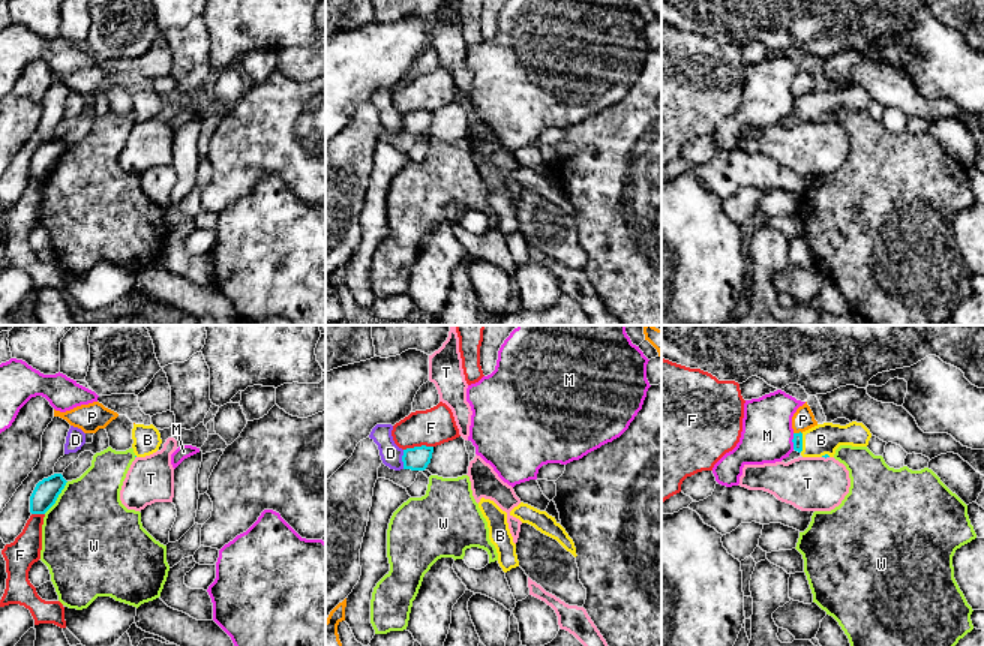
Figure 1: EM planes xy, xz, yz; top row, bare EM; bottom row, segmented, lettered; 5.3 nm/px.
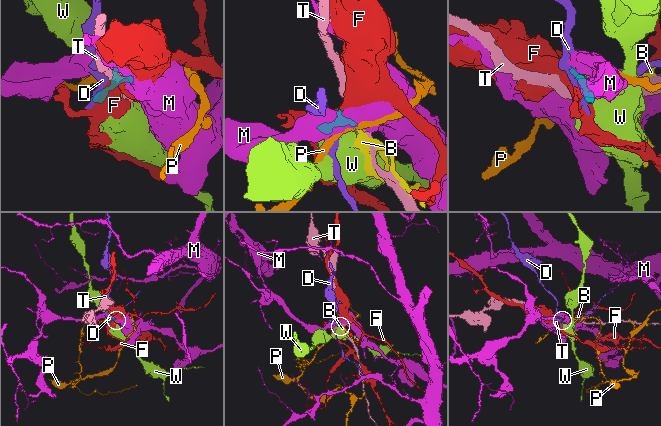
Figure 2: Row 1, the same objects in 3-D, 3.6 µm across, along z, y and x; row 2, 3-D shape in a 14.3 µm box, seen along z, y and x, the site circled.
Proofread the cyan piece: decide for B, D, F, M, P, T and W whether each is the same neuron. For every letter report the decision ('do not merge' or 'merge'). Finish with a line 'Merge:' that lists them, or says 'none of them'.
B: merge
D: do not merge
F: do not merge
M: do not merge
P: do not merge
T: do not merge
W: do not merge
Merge: B

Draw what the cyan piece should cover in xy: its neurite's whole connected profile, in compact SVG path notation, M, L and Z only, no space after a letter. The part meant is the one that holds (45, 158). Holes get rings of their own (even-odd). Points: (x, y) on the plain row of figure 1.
M62 138L39 145L30 160L30 177L45 178L56 168L66 147Z

